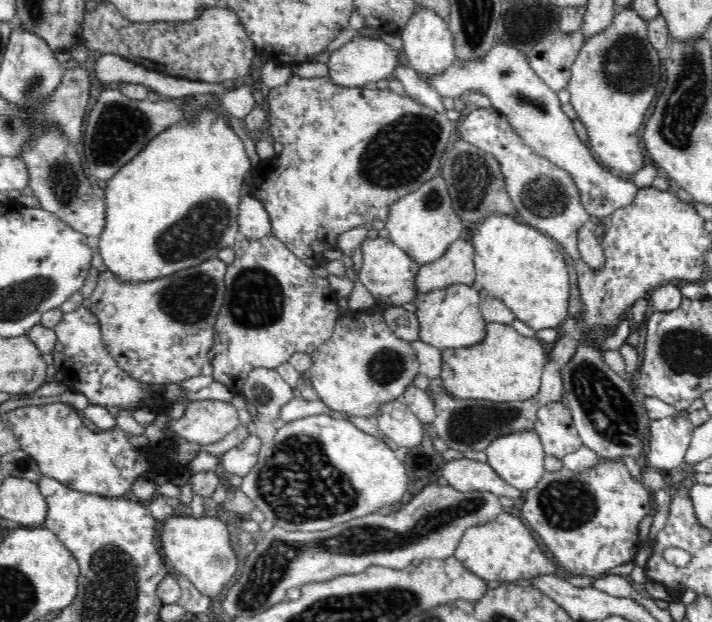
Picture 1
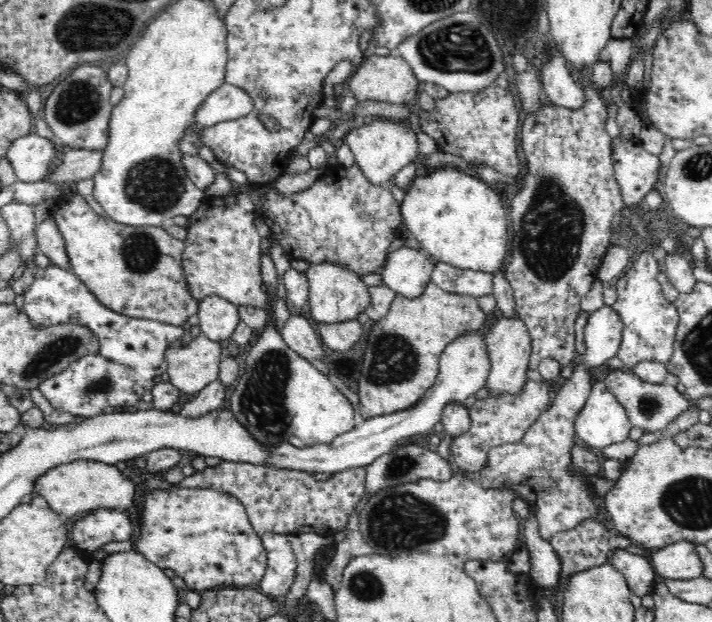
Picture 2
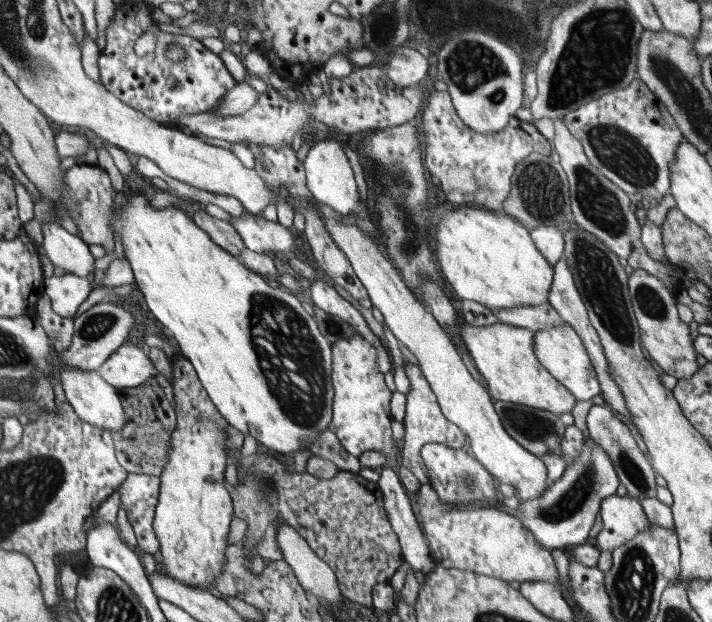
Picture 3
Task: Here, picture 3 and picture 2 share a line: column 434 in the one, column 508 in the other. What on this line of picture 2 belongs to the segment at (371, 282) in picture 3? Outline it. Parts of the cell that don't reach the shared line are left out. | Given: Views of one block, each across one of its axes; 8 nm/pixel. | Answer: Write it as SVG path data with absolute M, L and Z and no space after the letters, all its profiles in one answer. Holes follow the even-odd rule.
M506 316L500 318L492 330L488 330L485 336L485 347L491 362L486 387L490 389L490 394L496 395L518 395L523 392L526 380L536 380L535 376L529 372L528 358L531 352L531 336L522 321L518 317Z

